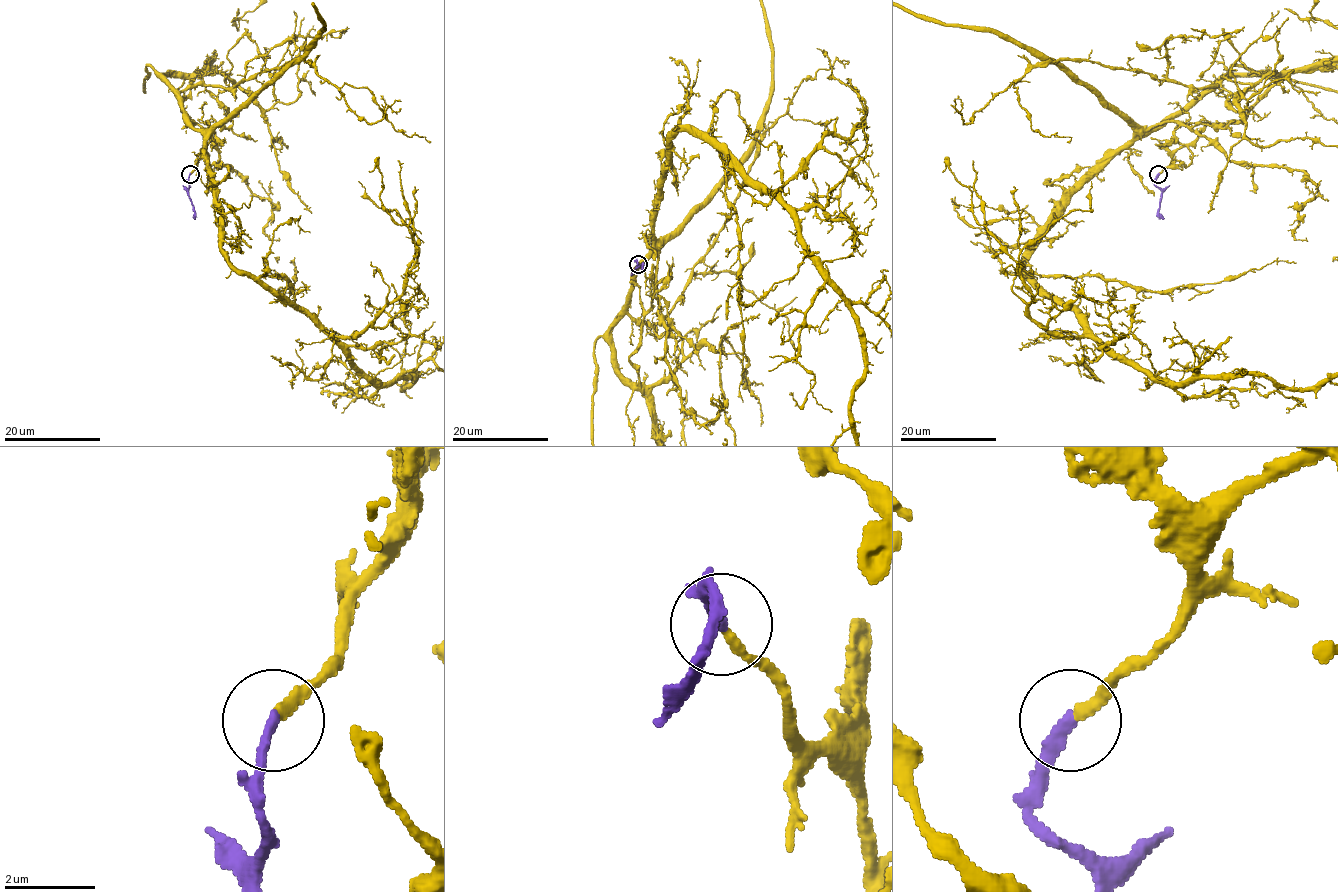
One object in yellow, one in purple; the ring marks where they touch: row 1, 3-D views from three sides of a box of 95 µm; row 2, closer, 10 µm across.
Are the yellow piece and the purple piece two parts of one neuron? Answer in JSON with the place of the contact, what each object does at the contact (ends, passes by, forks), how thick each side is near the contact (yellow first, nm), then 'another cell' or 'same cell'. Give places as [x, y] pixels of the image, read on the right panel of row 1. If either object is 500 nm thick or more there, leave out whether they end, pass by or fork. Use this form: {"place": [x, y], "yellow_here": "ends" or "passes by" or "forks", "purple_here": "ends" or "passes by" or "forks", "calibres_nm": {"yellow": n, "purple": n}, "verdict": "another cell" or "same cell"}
{"place": [1158, 174], "yellow_here": "ends", "purple_here": "ends", "calibres_nm": {"yellow": 240, "purple": 260}, "verdict": "same cell"}

